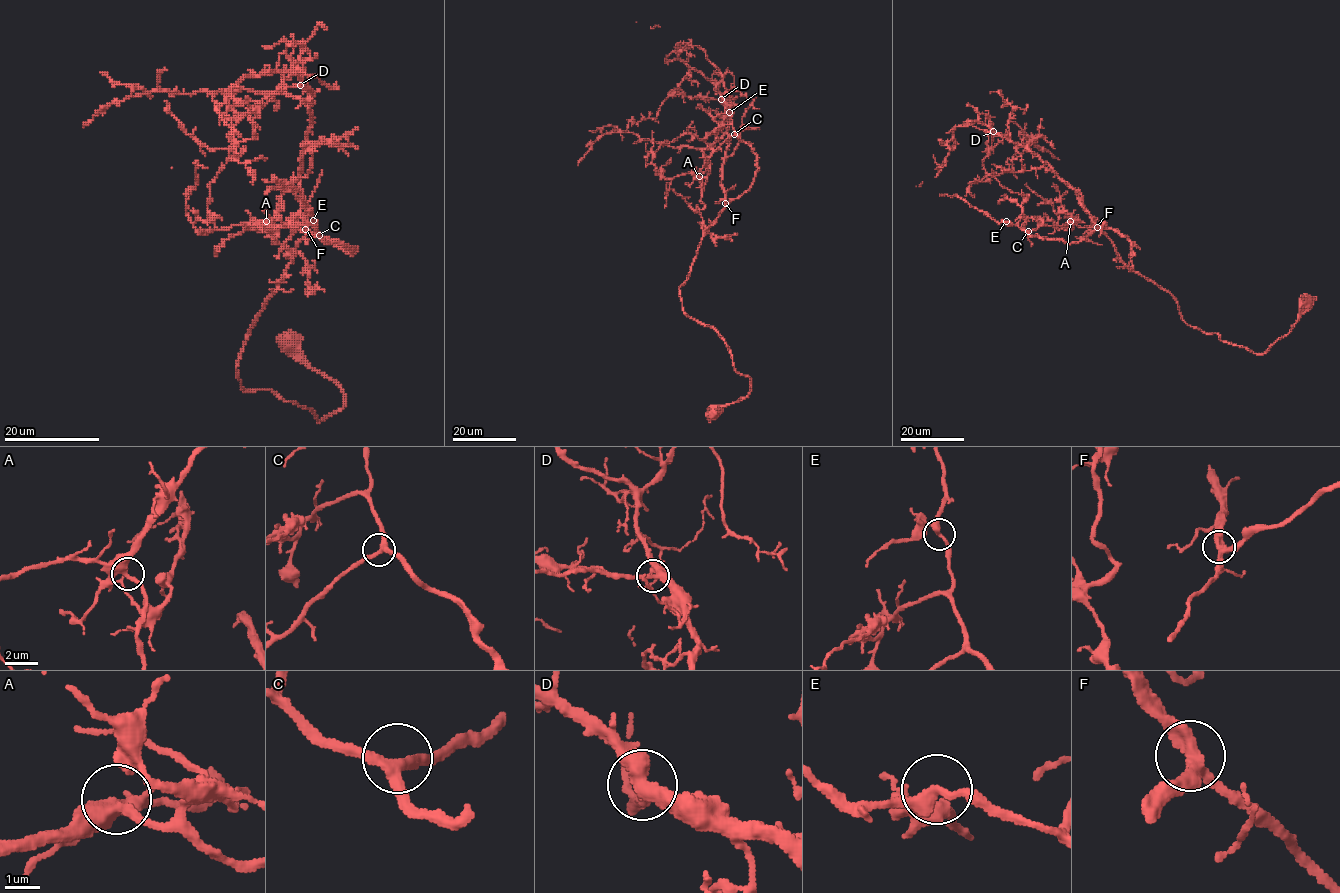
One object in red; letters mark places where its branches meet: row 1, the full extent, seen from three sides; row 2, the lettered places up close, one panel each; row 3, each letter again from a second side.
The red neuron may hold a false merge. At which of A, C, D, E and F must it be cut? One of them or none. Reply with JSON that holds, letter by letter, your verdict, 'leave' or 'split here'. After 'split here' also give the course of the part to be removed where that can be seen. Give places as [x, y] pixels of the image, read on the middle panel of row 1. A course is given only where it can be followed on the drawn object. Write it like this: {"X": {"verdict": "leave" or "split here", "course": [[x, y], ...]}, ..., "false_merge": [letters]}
{"A": {"verdict": "leave"}, "C": {"verdict": "leave"}, "D": {"verdict": "leave"}, "E": {"verdict": "leave"}, "F": {"verdict": "leave"}, "false_merge": []}

